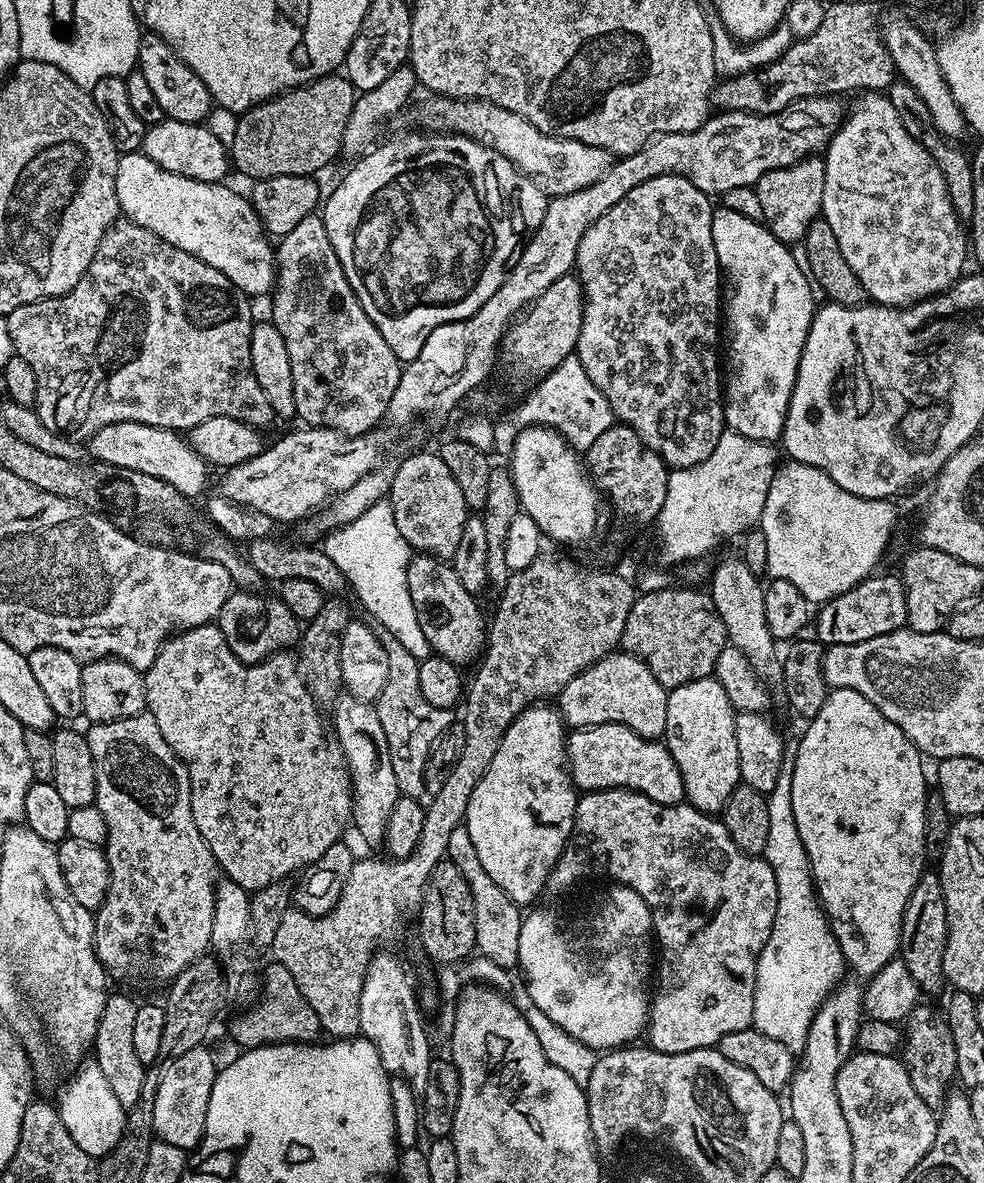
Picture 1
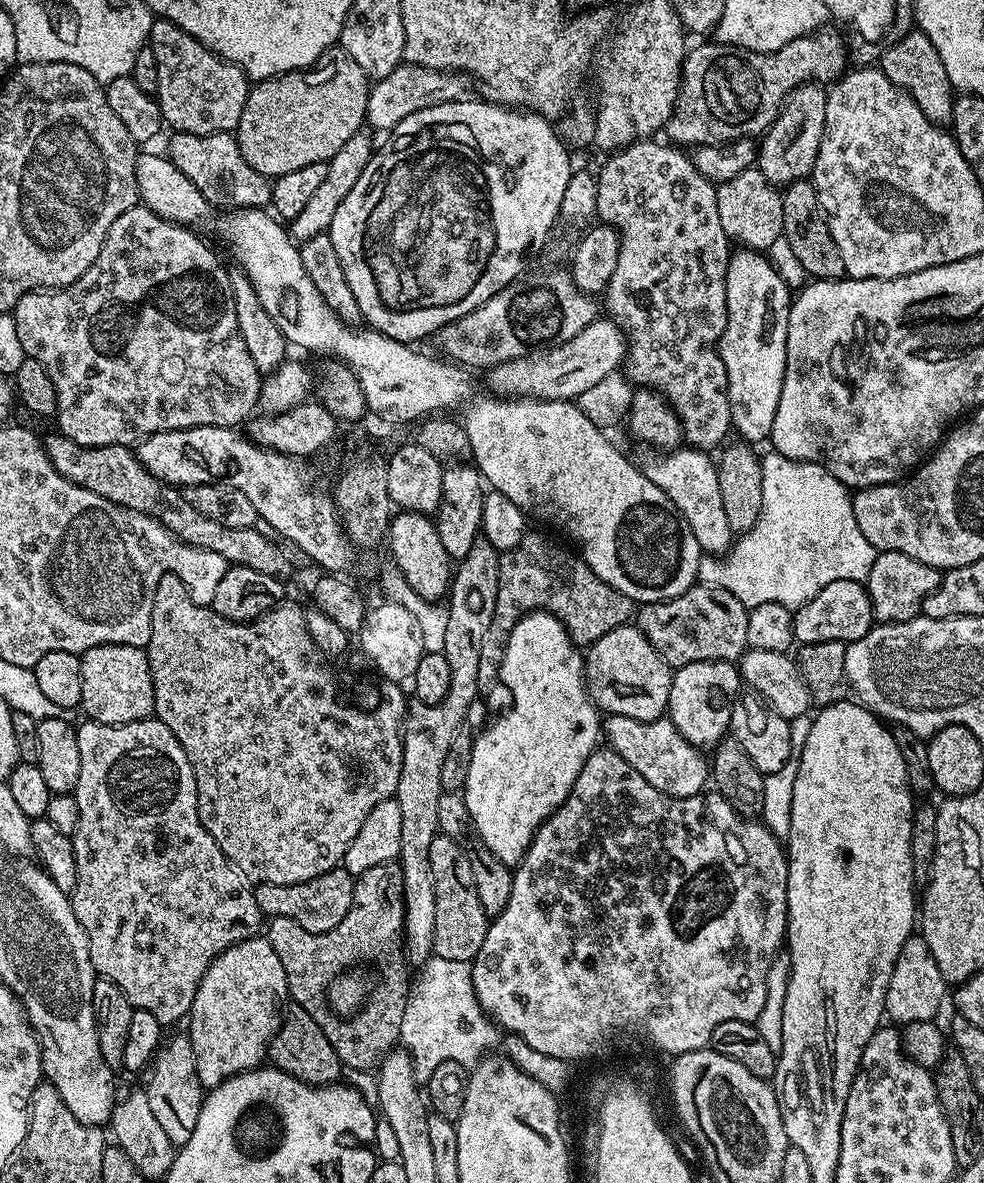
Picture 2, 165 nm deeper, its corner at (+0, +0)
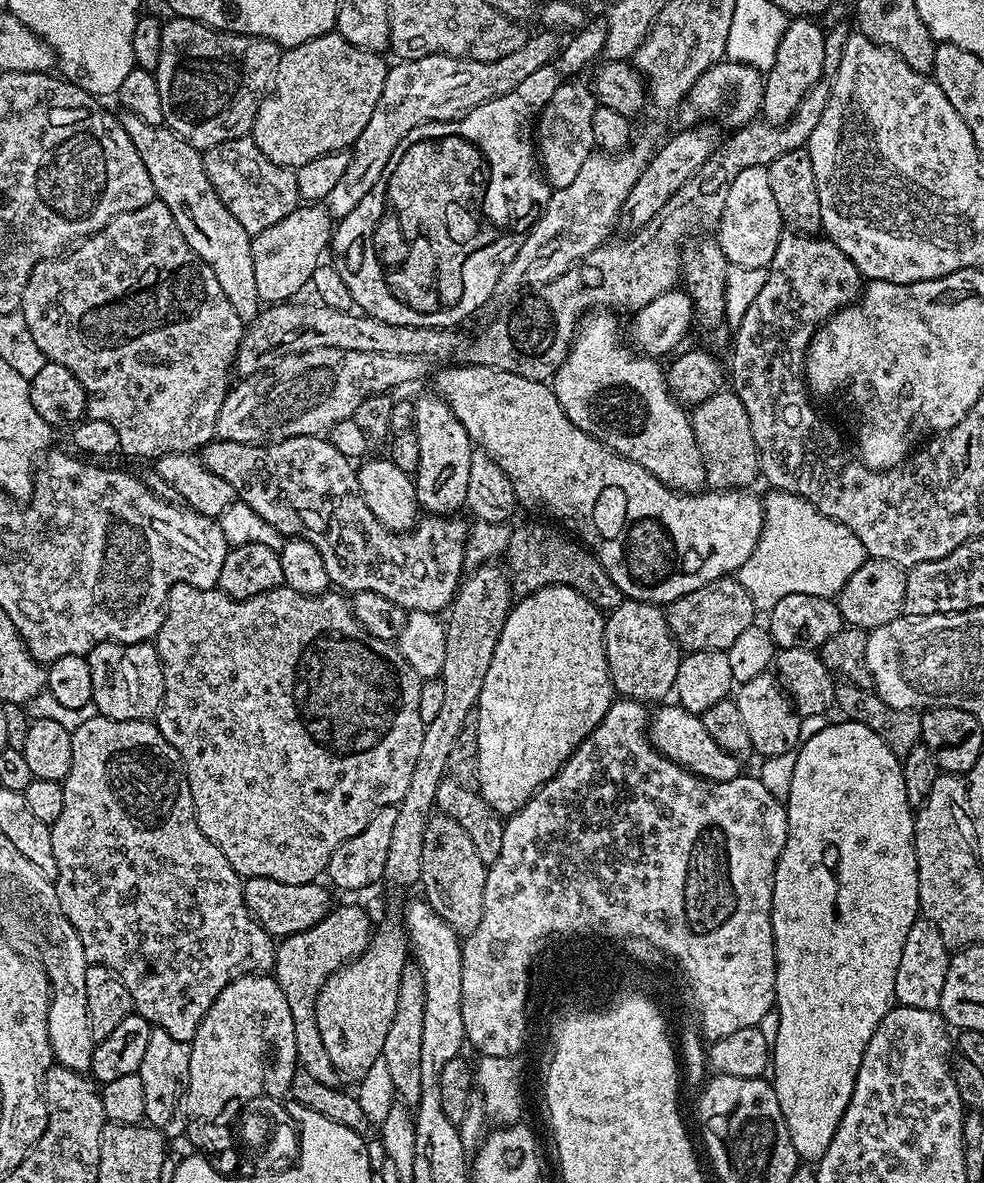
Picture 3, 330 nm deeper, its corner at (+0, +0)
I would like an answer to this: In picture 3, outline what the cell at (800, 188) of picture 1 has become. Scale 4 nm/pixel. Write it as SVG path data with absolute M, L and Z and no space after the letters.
M812 18L789 19L788 28L782 34L774 64L764 76L764 107L762 116L774 125L784 125L799 110L799 104L809 90L820 79L822 62L825 57L825 29L816 25Z

